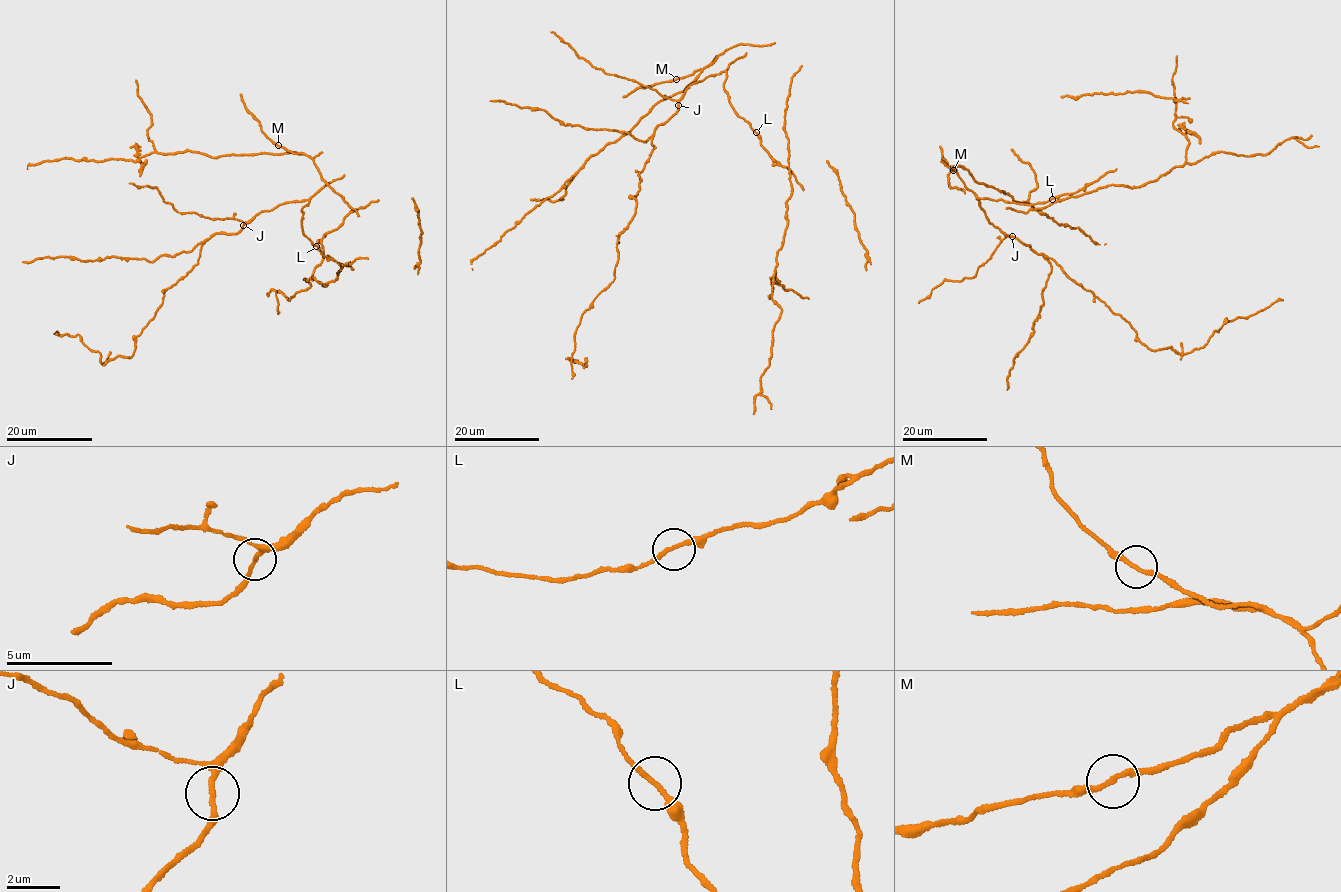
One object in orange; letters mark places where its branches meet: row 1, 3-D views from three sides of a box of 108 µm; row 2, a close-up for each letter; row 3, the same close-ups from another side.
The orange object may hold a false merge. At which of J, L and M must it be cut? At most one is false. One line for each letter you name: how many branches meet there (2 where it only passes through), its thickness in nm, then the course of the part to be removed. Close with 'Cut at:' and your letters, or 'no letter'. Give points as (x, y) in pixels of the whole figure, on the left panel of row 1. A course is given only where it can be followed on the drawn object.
Cut at: no letter

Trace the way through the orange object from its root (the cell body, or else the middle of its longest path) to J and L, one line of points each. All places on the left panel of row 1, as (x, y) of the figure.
J: (303, 211), (309, 203), (308, 200), (289, 201), (258, 213), (243, 225)
L: (303, 211), (302, 231), (316, 246)

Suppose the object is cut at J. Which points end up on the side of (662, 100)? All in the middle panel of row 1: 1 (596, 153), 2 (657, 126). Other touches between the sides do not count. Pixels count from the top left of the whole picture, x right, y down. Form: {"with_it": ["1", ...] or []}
{"with_it": ["1"]}

